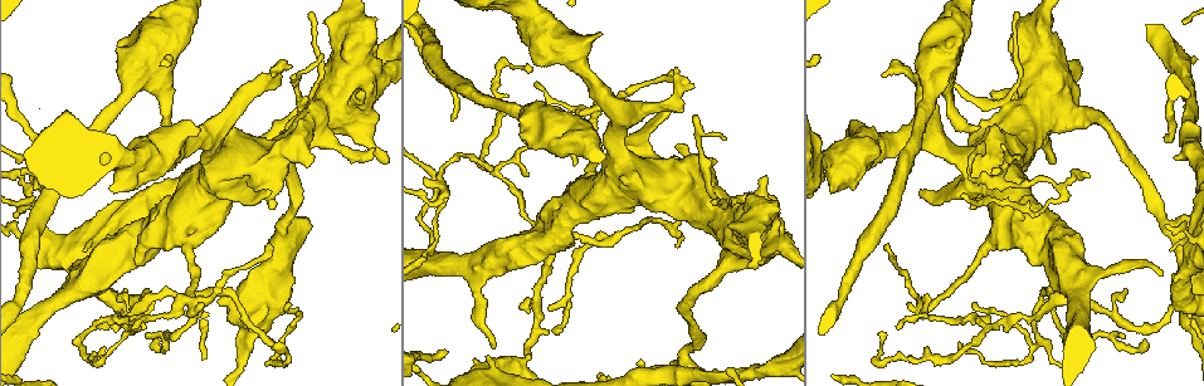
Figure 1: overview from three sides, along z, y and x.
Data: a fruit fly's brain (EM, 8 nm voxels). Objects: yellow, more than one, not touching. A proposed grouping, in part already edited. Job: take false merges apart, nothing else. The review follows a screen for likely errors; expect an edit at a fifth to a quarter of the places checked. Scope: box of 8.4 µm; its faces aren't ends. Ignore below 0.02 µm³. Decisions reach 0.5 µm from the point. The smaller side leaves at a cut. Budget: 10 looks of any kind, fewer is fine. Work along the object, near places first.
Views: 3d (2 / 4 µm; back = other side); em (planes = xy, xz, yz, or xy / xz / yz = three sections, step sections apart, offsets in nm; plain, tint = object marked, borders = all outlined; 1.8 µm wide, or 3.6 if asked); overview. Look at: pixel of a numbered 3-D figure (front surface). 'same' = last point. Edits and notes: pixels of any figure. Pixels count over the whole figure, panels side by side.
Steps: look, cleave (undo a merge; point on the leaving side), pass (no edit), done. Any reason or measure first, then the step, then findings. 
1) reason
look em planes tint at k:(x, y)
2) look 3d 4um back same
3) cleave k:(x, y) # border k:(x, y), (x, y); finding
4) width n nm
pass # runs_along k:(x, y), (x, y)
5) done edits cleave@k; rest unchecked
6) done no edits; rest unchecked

calibre changes
look em xy step 4 tint at 1:(984, 100)

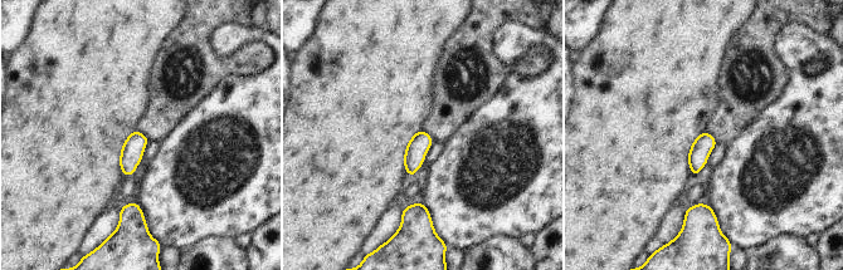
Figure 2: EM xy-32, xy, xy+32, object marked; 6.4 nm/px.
cut it another way
look em xz step 16 tint same

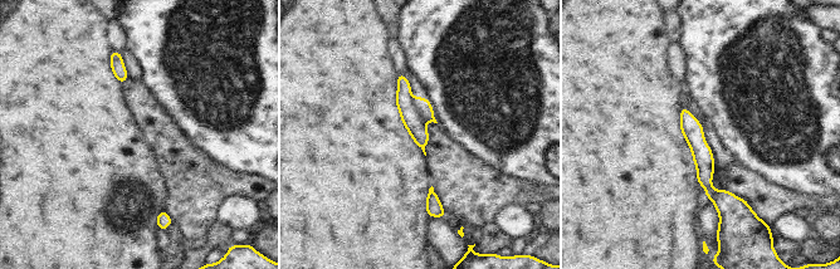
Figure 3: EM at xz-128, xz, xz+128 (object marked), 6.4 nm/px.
cleave 3:(703, 159) # border 3:(717, 190), (712, 200); a second neuron is stuck on

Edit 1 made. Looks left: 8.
look overview

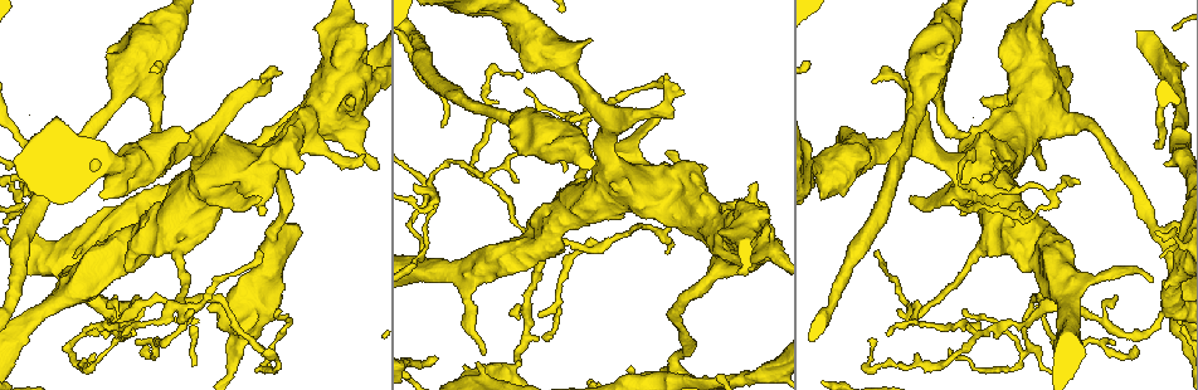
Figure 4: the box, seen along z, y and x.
abrupt turn
look em 3.6um xy step 8 tint at 4:(974, 330)

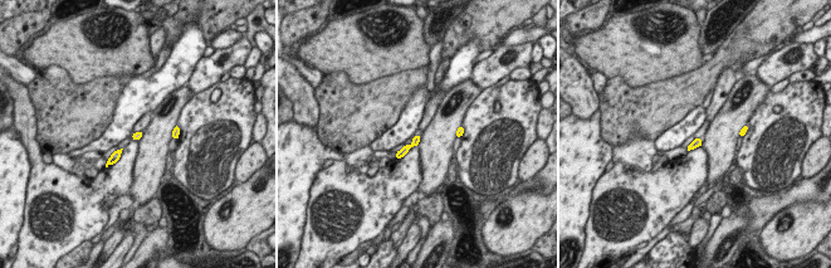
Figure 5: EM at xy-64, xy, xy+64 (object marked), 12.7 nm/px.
cut it another way
look em 3.6um planes tint same

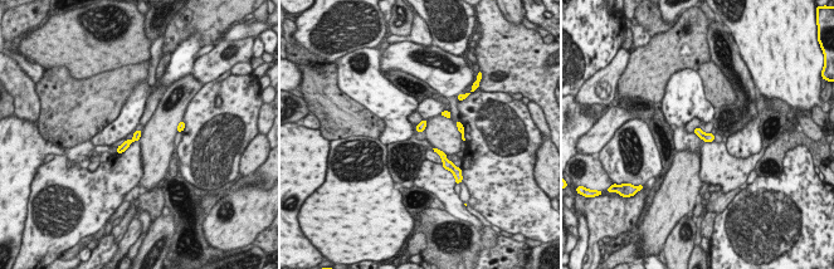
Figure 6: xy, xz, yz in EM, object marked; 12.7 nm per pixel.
width 100 nm
pass # runs_along 6:(138, 132), (118, 151); all the same neuron

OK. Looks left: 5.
abrupt turn
look 3d 4um at 4:(538, 109)

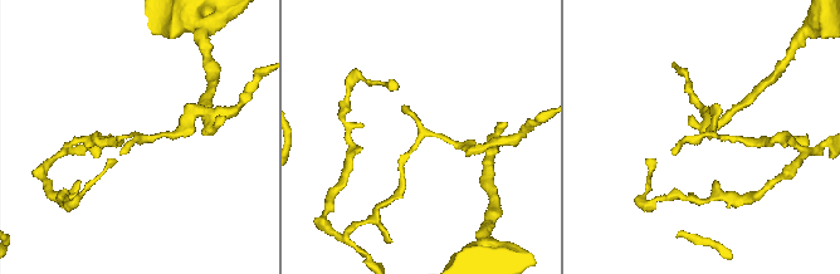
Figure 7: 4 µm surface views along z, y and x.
now the EM
look em yz step 8 tint at 7:(706, 133)

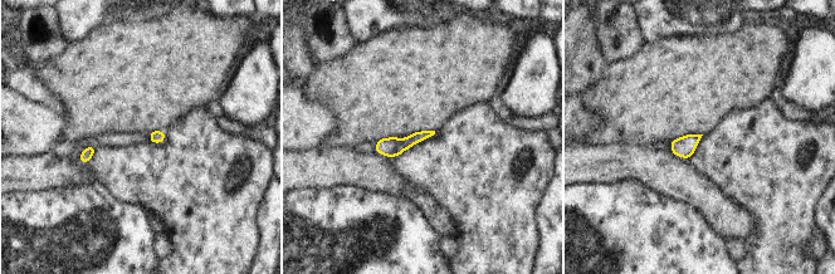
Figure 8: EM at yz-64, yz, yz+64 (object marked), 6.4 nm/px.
look em planes borders same

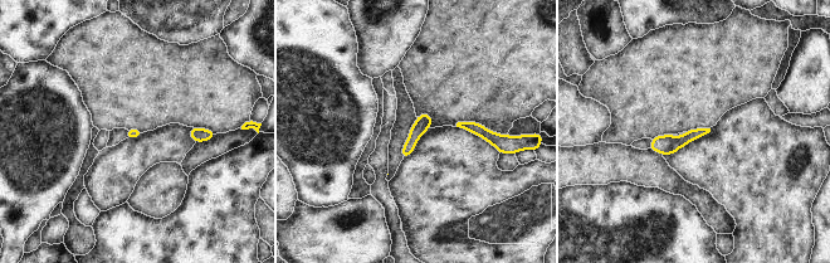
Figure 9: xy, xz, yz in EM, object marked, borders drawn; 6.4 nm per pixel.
width 60 nm
pass # runs_along 9:(703, 131), (673, 144), (654, 146); continuous, no second neuron

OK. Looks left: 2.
abrupt turn
look 3d 4um at 4:(22, 195)

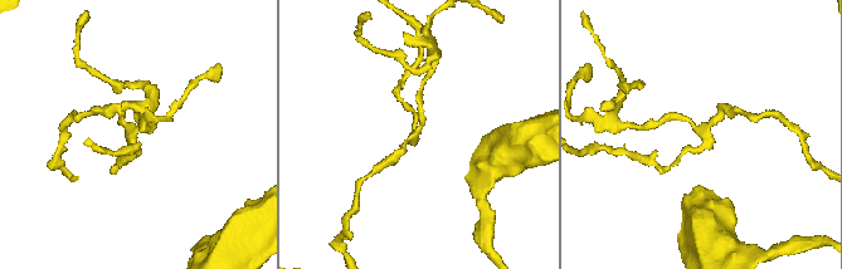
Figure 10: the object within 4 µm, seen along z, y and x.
arms 3
look em planes tint at 10:(136, 135)

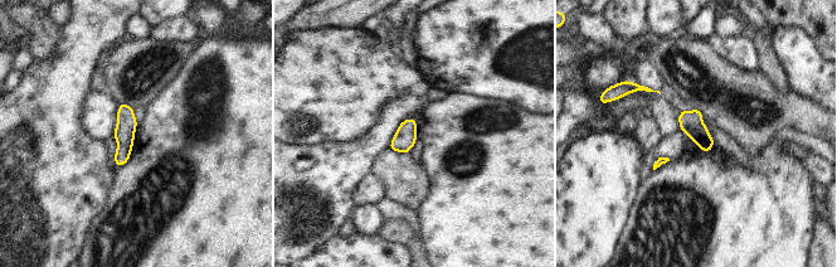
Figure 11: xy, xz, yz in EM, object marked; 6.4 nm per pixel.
width 130 nm
pass # all the same neuron

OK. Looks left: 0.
done edits cleave@3; rest unchecked

